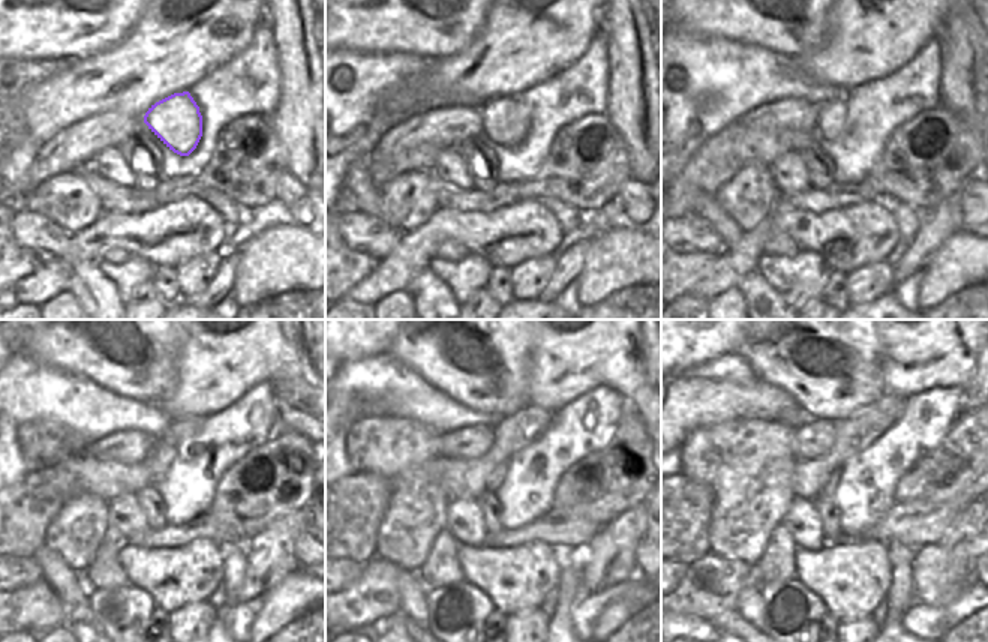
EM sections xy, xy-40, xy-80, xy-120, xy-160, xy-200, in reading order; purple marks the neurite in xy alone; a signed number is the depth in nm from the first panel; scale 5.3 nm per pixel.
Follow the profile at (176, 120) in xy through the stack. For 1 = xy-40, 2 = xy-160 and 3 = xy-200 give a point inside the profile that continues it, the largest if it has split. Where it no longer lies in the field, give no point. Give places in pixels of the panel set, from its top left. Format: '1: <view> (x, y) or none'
1: xy-40 (505, 120)
2: xy-160 (495, 480)
3: xy-200 (831, 485)

